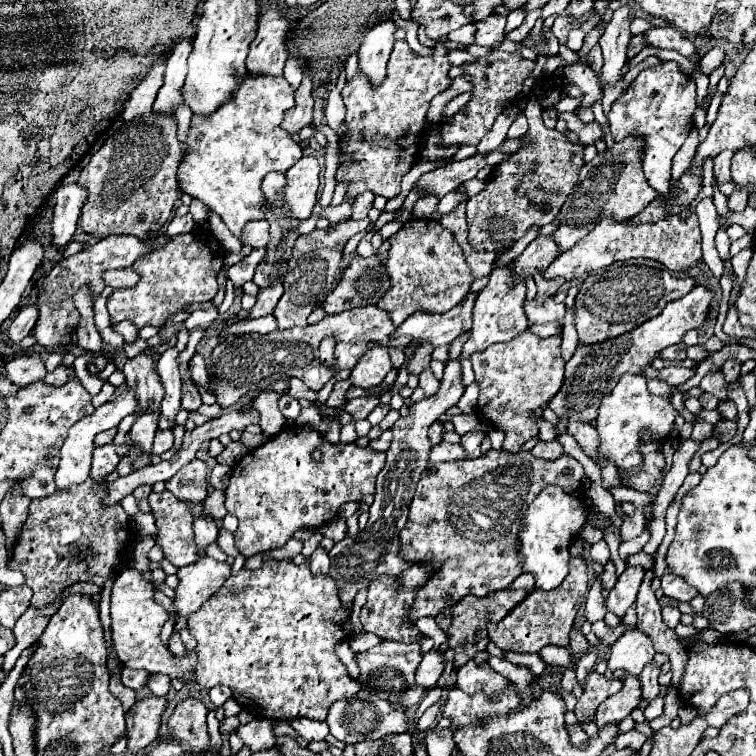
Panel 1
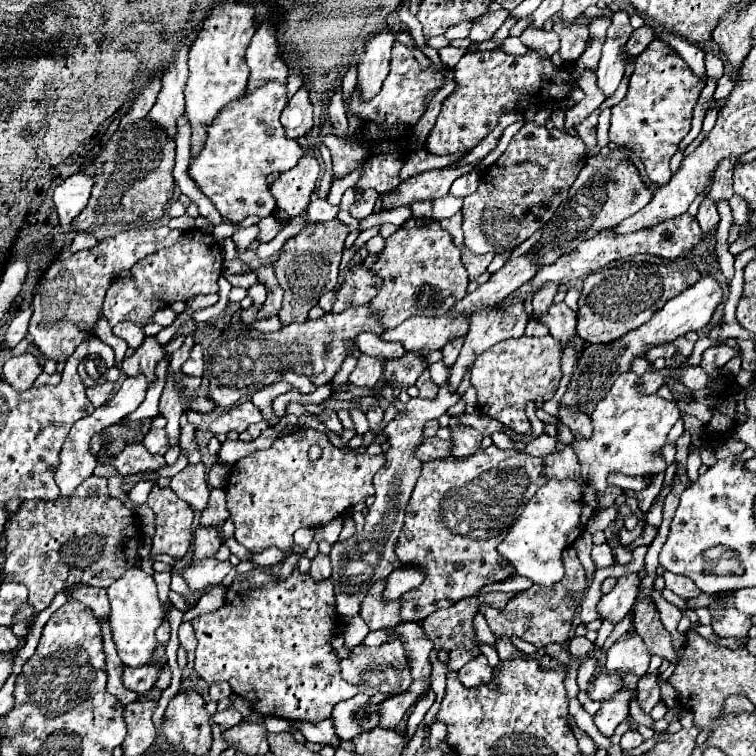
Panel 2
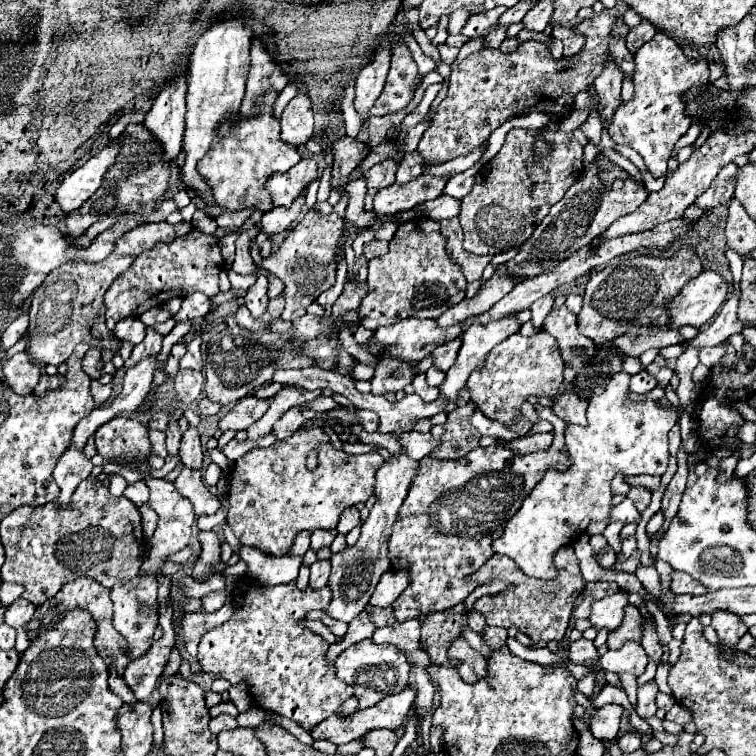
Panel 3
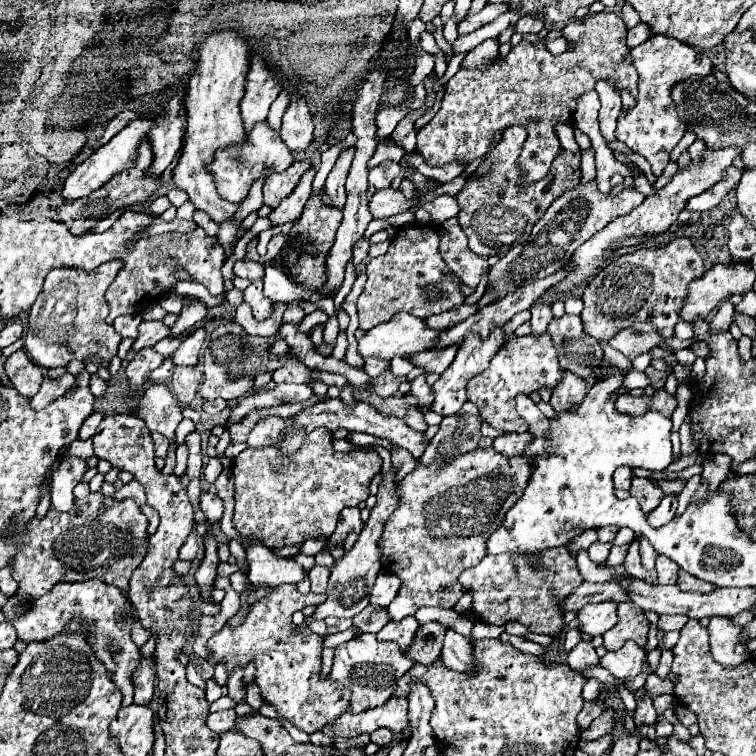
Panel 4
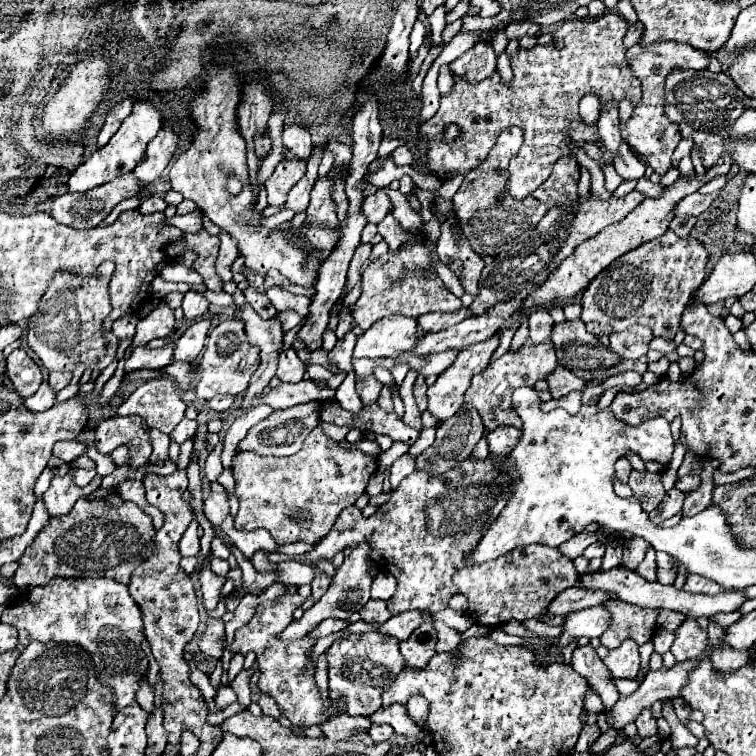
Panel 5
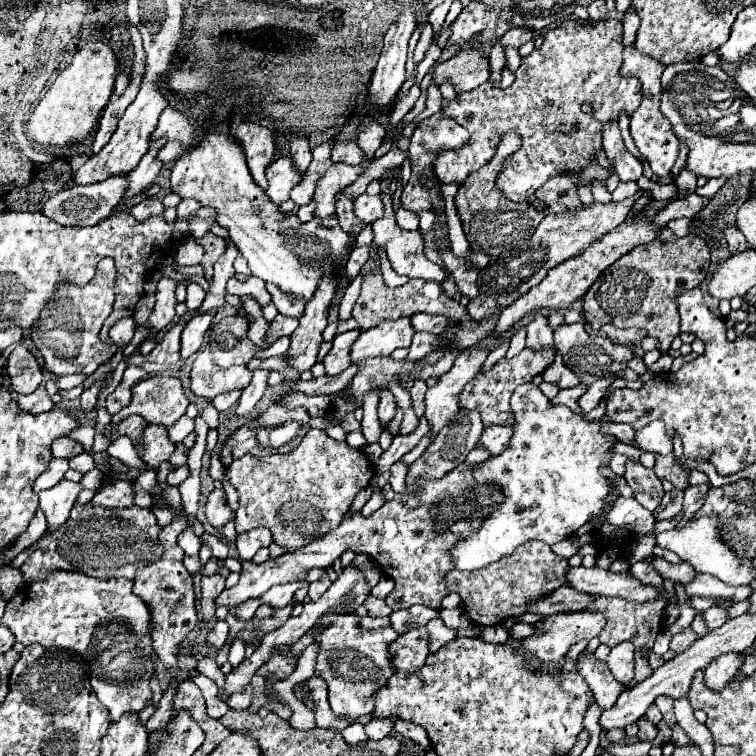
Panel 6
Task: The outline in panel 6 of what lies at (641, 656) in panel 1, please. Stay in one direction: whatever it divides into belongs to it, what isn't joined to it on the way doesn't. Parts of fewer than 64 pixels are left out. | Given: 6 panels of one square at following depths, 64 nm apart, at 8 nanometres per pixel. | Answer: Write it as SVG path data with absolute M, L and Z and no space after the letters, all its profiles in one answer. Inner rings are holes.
M622 642L614 646L606 662L618 682L628 684L634 678L634 646L630 642Z

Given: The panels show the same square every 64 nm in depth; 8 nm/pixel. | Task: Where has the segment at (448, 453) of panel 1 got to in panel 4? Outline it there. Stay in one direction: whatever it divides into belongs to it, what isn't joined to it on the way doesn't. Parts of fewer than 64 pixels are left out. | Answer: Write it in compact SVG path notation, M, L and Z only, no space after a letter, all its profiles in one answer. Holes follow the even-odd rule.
M328 398L324 402L318 402L310 408L304 408L302 412L290 416L290 418L280 418L280 416L268 416L264 420L260 420L254 430L248 434L248 440L246 444L252 446L252 448L262 448L262 446L278 446L278 450L282 454L294 454L298 452L298 448L302 446L304 438L318 426L324 426L328 430L336 430L336 428L346 428L348 432L366 432L366 434L374 434L374 436L380 436L380 438L388 438L392 444L400 446L400 448L406 448L408 452L414 454L414 458L418 458L424 448L426 448L426 442L422 438L420 432L408 428L404 424L404 420L396 420L394 416L384 416L384 414L378 414L376 408L372 408L370 404L364 404L360 402L358 406L350 408L350 406L344 406L338 398Z

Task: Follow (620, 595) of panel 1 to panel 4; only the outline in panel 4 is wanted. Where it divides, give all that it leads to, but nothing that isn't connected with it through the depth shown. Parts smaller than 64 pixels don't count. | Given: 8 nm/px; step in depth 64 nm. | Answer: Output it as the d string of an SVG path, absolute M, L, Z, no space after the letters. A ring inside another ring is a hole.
M616 602L590 604L578 610L578 632L590 636L602 636L616 624Z

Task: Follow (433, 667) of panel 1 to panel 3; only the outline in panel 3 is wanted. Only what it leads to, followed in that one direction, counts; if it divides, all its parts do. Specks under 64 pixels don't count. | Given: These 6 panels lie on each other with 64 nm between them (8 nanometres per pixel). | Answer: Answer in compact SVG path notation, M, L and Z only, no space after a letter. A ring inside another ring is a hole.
M406 688L400 694L392 694L384 698L380 704L358 710L356 716L330 716L322 724L318 724L310 736L314 740L330 740L334 744L350 742L356 738L362 738L374 728L390 728L390 730L400 730L410 714L414 702L414 690Z

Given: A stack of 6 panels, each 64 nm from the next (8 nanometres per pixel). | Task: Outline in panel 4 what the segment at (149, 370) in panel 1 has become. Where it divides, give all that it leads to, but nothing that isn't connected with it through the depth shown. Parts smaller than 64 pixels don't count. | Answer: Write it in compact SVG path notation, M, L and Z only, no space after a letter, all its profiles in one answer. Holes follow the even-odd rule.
M142 320L138 326L138 338L134 340L134 350L140 350L144 346L154 346L158 340L166 338L170 334L170 326L164 324L164 320Z

